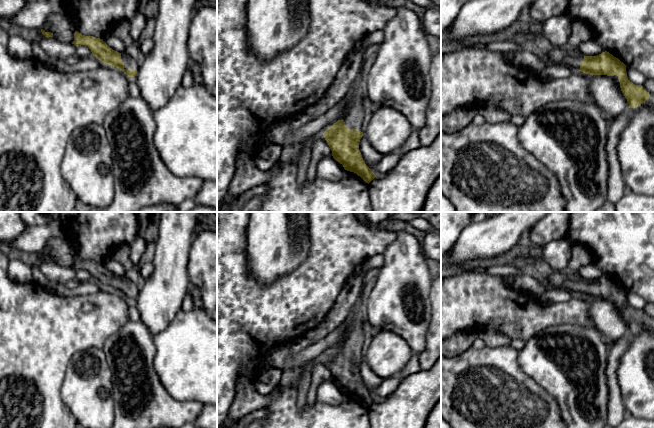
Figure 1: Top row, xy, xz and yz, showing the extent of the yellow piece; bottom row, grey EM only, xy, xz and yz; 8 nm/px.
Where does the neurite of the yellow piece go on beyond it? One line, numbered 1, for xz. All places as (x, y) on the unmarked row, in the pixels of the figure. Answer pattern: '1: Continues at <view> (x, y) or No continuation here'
1: Continues at xz (353, 341)

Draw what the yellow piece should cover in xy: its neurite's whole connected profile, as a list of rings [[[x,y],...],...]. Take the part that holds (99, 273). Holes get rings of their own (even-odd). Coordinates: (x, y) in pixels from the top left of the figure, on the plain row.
[[[75,255],[72,268],[76,271],[81,269],[87,270],[93,280],[97,281],[103,287],[122,294],[129,301],[135,301],[137,298],[137,289],[134,283],[125,277],[119,277],[111,273],[103,263],[85,260]]]

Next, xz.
[[[380,269],[368,271],[363,279],[361,293],[346,321],[347,335],[342,344],[338,344],[328,352],[323,360],[327,365],[333,382],[343,389],[344,393],[356,397],[366,407],[370,407],[376,399],[365,388],[359,374],[359,366],[363,356],[358,353],[363,343],[363,328],[367,322],[367,301],[374,289]]]

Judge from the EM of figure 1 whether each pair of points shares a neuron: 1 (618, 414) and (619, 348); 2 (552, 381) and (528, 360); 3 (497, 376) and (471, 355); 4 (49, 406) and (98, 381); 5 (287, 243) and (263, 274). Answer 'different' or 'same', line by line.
1: same
2: same
3: same
4: different
5: same

